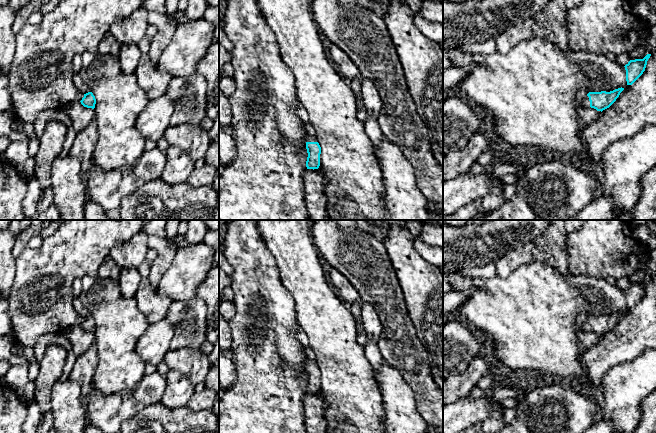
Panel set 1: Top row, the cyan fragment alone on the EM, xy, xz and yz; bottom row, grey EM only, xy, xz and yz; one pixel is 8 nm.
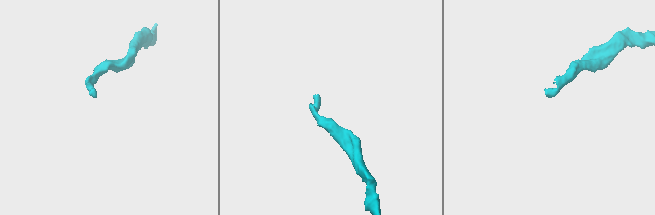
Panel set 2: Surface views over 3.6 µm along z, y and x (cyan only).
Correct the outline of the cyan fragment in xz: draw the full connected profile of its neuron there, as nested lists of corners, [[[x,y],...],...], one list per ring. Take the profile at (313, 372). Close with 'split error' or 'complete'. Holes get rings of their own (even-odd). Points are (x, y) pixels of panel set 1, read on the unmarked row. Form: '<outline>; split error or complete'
[[[306,359],[306,373],[308,377],[306,391],[307,393],[318,393],[320,390],[321,371],[317,366],[316,360]]]; split error

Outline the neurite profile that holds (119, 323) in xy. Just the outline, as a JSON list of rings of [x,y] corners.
[[[99,276],[82,278],[79,299],[96,323],[94,343],[98,362],[94,371],[94,390],[104,395],[132,389],[145,375],[146,363],[136,354],[139,338],[150,323],[138,308],[135,298],[125,298],[118,280],[102,279]]]

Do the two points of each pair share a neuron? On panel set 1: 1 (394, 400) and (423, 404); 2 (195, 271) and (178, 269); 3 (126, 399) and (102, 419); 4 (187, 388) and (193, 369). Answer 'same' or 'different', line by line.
1: different
2: same
3: same
4: different

